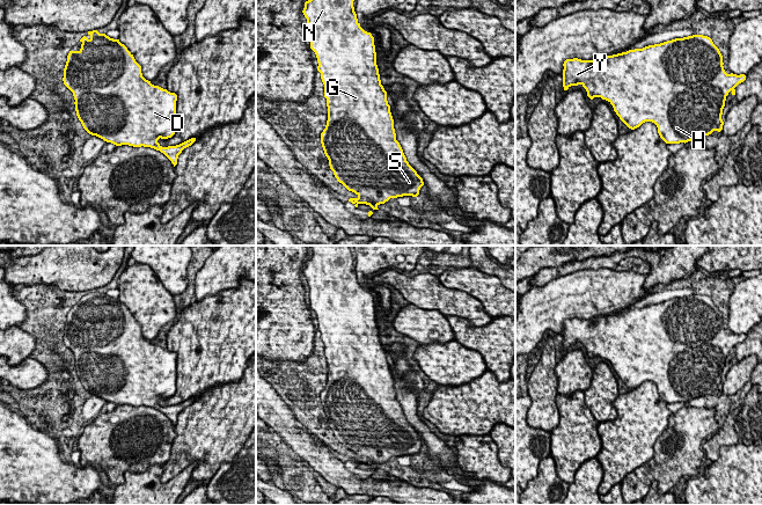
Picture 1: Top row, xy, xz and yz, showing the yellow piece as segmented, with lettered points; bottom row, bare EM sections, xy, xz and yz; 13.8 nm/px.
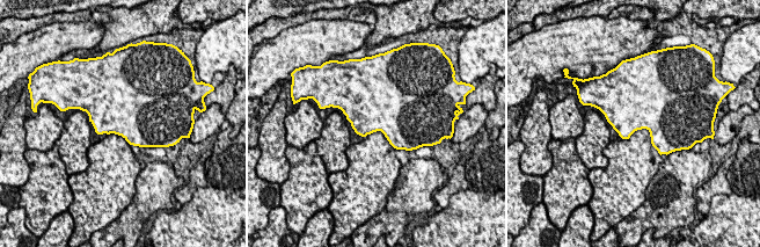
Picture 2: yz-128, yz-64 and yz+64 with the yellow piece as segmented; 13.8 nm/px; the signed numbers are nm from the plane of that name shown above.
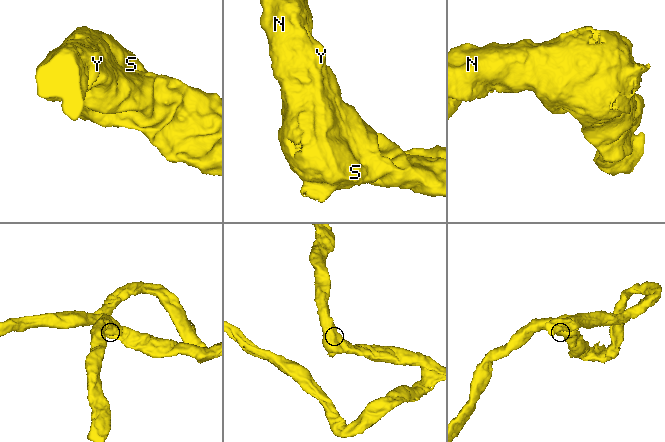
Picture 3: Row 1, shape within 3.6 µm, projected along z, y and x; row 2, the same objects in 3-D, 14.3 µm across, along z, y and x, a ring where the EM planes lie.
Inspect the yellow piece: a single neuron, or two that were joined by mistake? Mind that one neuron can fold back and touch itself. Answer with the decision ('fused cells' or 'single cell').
single cell

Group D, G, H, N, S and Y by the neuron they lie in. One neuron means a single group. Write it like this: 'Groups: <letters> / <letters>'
Groups: D G H N S Y

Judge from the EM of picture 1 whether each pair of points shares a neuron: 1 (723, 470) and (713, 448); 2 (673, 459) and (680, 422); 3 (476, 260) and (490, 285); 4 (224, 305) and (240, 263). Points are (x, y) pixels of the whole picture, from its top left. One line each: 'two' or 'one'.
1: two
2: one
3: two
4: two

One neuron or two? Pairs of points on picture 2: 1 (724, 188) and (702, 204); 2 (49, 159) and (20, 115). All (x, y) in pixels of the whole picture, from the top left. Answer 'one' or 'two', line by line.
1: one
2: two

